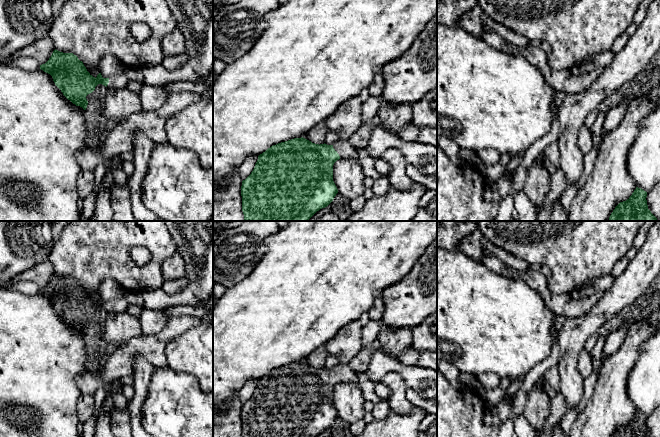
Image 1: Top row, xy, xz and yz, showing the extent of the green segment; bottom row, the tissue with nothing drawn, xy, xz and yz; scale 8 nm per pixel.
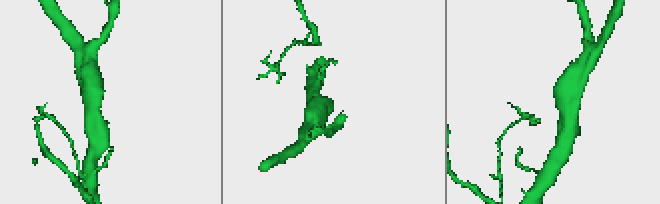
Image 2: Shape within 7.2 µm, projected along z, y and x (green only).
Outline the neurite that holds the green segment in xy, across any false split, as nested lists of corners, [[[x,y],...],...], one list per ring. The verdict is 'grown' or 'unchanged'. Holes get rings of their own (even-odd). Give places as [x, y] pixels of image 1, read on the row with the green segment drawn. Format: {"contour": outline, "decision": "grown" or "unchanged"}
{"contour": [[[54,50],[49,60],[40,65],[40,69],[50,74],[55,85],[63,95],[76,106],[86,110],[86,96],[95,90],[98,84],[108,89],[120,90],[127,87],[128,79],[124,73],[103,78],[101,73],[93,77],[83,62],[73,53],[63,53]]], "decision": "grown"}

